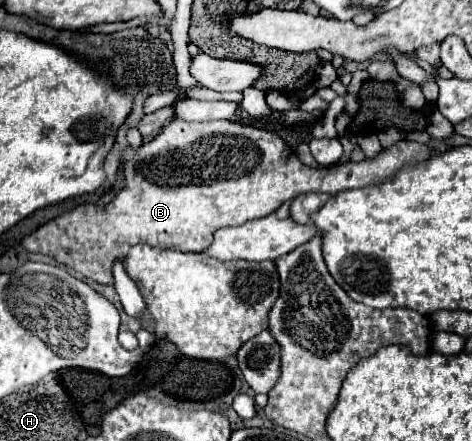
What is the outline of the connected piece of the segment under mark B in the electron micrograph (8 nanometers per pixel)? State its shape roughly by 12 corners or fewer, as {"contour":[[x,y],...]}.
{"contour":[[169,123],[123,151],[123,189],[23,247],[89,279],[137,245],[197,249],[301,193],[431,157],[303,165],[271,131]]}

